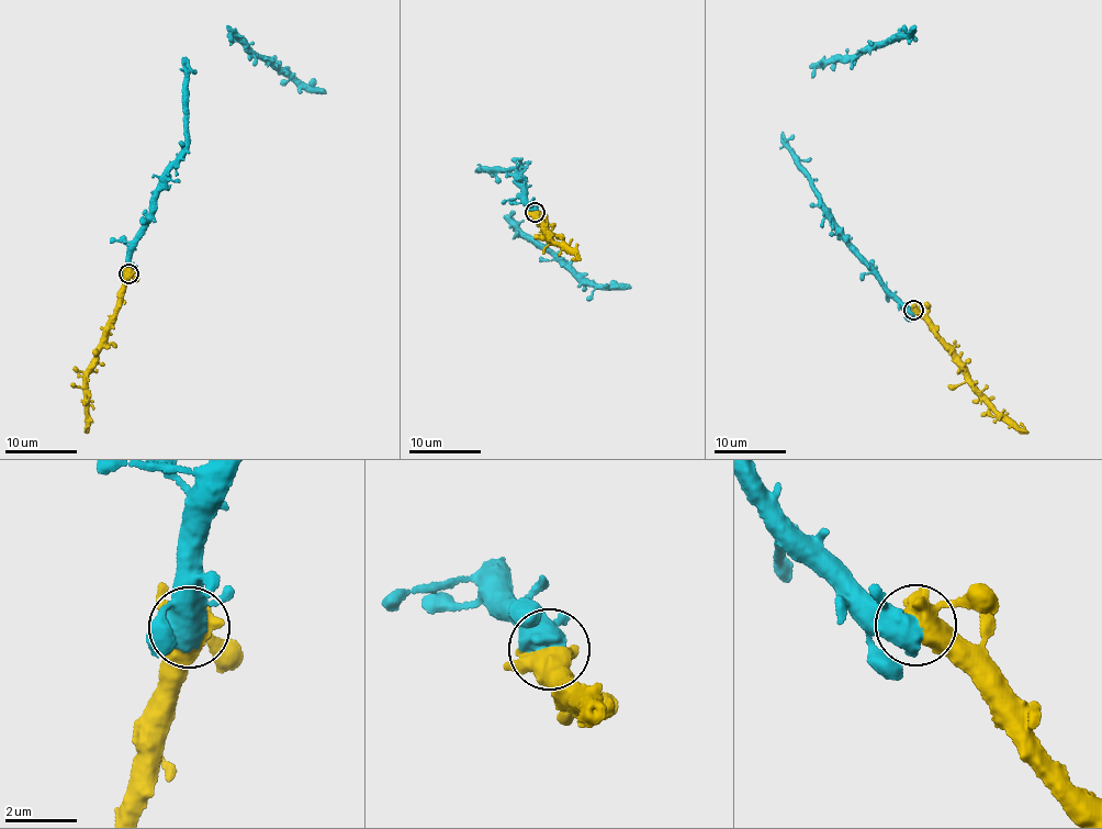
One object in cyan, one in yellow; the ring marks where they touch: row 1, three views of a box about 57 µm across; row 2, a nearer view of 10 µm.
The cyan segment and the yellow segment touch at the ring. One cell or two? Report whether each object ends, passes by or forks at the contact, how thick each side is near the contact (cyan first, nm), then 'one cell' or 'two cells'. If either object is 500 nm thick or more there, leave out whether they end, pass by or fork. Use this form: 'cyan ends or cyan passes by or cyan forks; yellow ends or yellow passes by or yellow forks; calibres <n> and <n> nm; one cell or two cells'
calibres 550 and 500 nm; one cell

